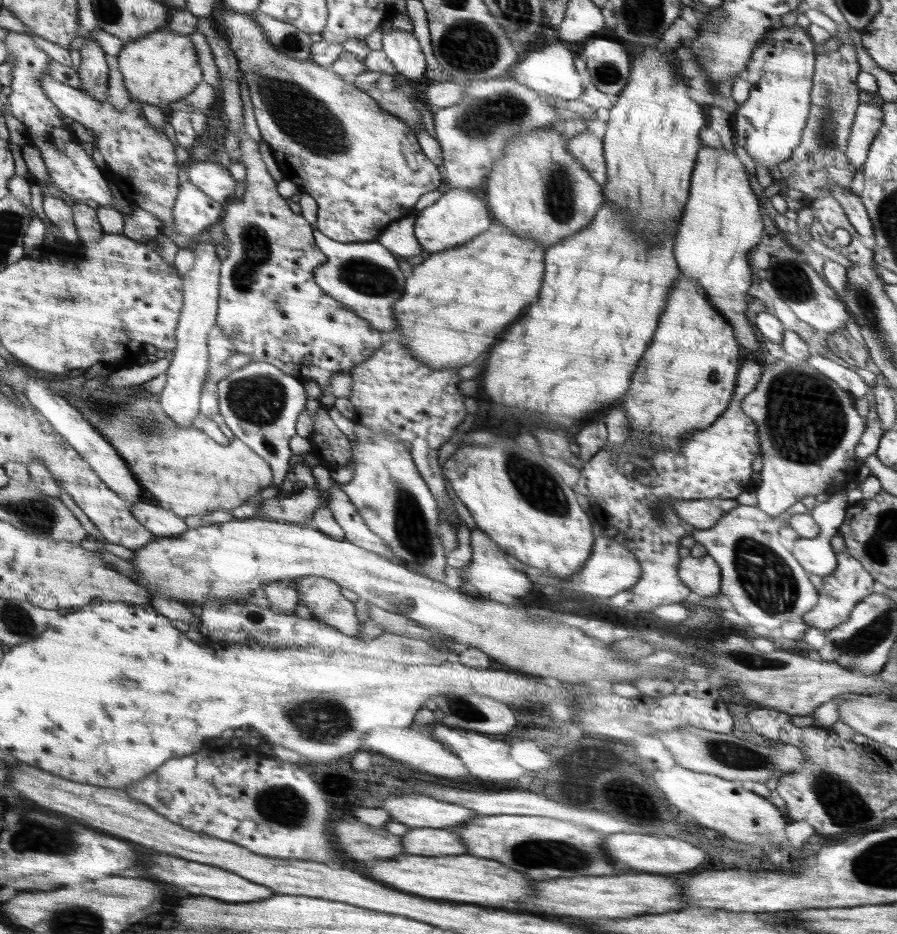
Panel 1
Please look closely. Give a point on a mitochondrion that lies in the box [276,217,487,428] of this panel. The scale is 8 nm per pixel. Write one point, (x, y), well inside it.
(367, 276)

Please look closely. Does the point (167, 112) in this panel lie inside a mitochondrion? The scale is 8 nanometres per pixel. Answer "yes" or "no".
no

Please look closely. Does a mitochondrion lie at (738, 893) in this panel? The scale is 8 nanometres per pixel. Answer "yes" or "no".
no

